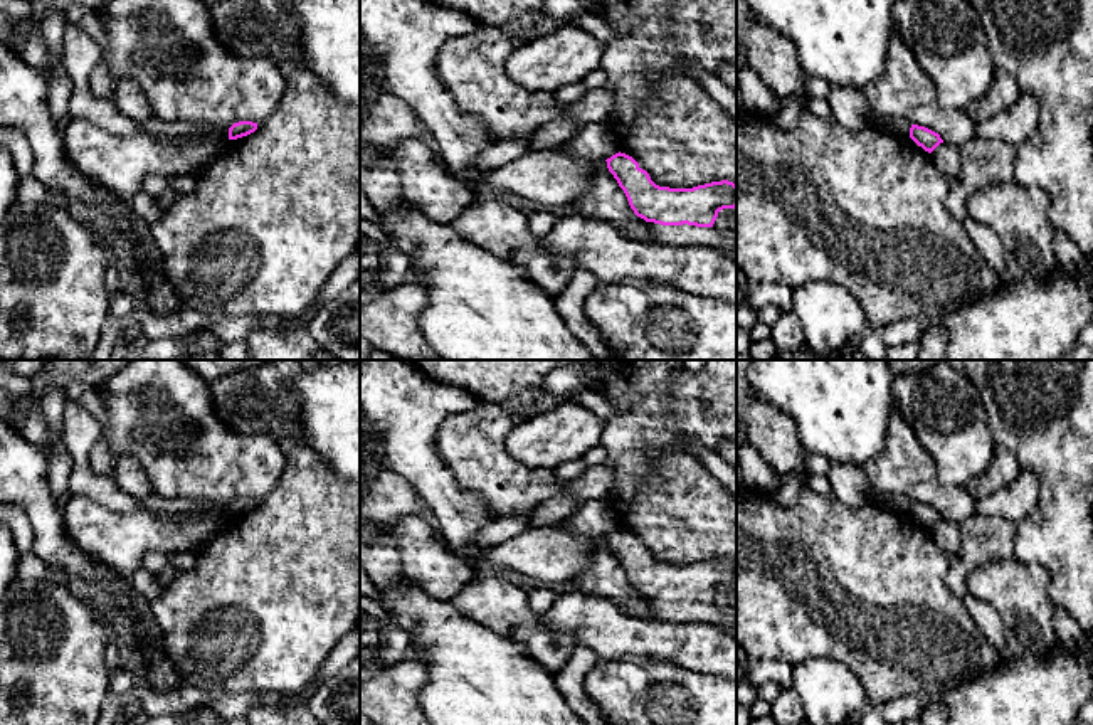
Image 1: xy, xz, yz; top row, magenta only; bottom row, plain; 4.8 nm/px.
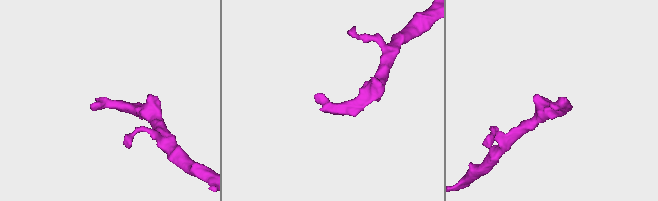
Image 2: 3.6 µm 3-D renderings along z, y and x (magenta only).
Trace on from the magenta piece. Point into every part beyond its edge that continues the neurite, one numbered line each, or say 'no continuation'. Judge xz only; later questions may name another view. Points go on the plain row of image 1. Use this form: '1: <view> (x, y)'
1: xz (658, 611)

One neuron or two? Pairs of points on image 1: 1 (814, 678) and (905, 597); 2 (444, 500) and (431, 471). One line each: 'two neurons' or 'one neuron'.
1: two neurons
2: one neuron

